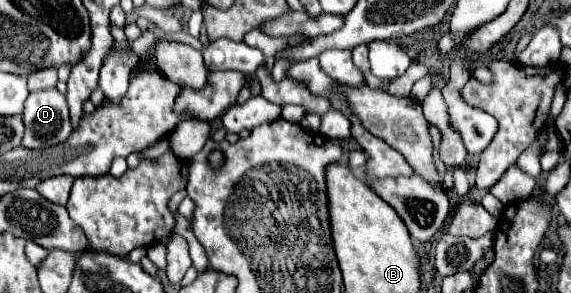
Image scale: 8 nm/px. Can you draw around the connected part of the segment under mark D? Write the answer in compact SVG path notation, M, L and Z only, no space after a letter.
M57 88L35 90L25 102L25 148L45 148L61 144L73 132L65 94Z

